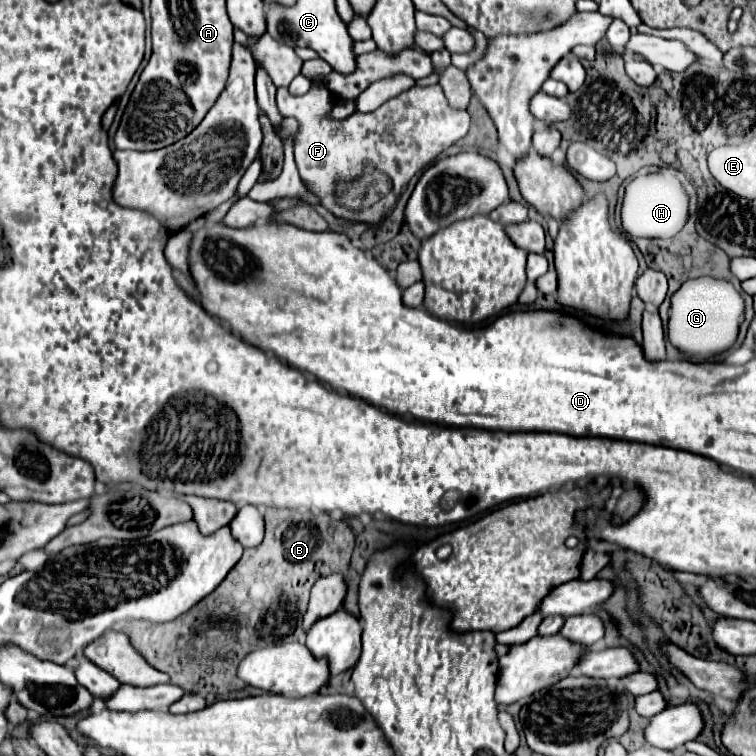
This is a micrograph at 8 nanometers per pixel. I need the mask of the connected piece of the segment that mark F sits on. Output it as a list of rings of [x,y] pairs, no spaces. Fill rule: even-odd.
[[[449,66],[443,72],[439,84],[413,86],[407,92],[381,104],[377,110],[365,114],[355,112],[345,120],[329,118],[329,112],[335,106],[335,98],[323,84],[313,84],[309,94],[305,96],[291,96],[287,88],[277,90],[280,114],[283,117],[291,117],[283,120],[283,132],[279,132],[279,136],[285,140],[289,134],[297,132],[295,164],[299,168],[301,180],[307,184],[309,192],[319,198],[319,204],[323,208],[327,208],[333,216],[343,218],[347,222],[361,222],[377,228],[389,216],[391,208],[401,196],[403,186],[407,186],[409,180],[427,164],[431,164],[443,150],[447,150],[453,142],[461,140],[467,134],[469,114],[467,110],[457,110],[457,108],[467,108],[471,98],[471,88],[465,72],[461,72],[455,66]],[[293,118],[299,122],[299,130]],[[367,166],[381,168],[391,178],[393,190],[369,210],[361,210],[361,212],[343,210],[341,206],[335,204],[333,198],[335,182],[341,178],[349,178],[349,180],[359,178]]]

